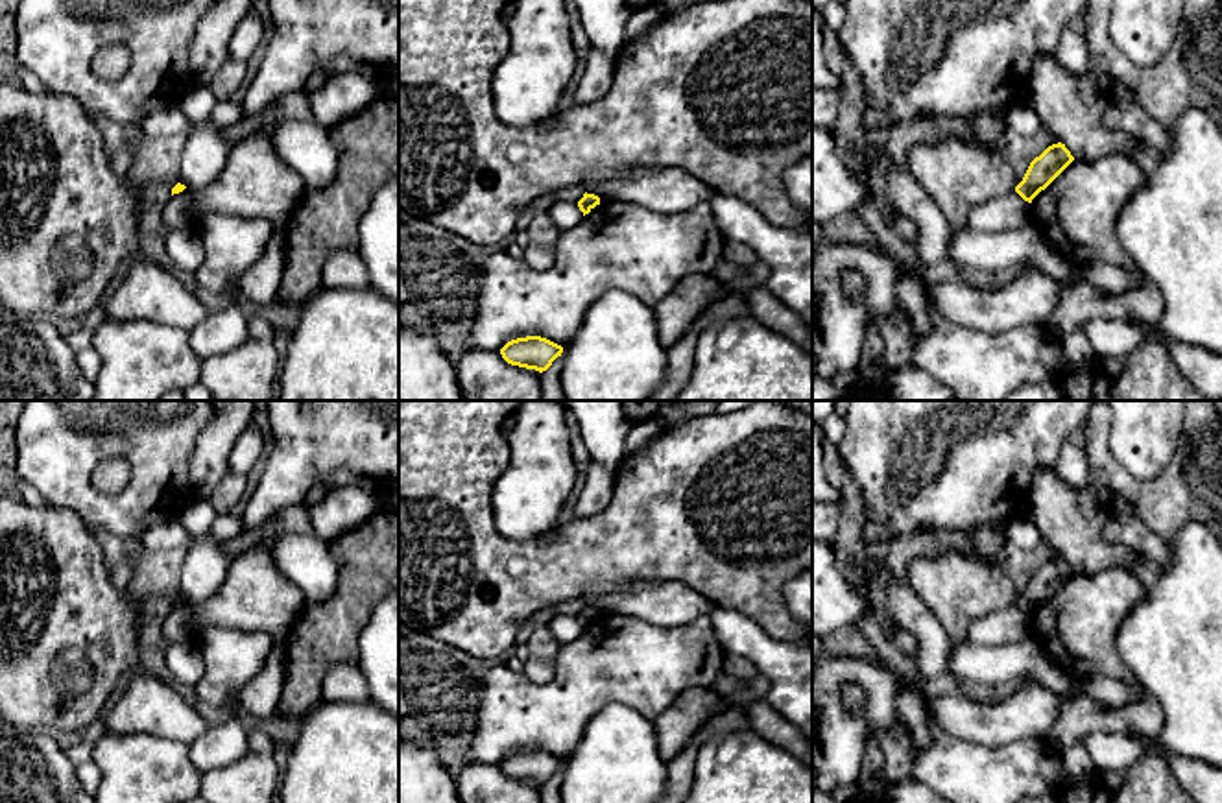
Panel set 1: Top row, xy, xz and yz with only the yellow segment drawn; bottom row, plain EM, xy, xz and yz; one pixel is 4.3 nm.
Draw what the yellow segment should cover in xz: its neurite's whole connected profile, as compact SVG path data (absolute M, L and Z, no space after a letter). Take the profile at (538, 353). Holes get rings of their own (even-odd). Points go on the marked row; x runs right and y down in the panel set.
M541 336L517 338L500 349L508 364L535 369L539 373L546 371L561 353L561 345Z

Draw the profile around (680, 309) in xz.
M711 273L685 275L665 299L653 305L659 342L665 347L676 345L711 305L720 286L722 282Z

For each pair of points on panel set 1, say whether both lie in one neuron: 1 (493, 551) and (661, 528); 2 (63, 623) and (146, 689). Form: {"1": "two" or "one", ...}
{"1": "one", "2": "two"}

